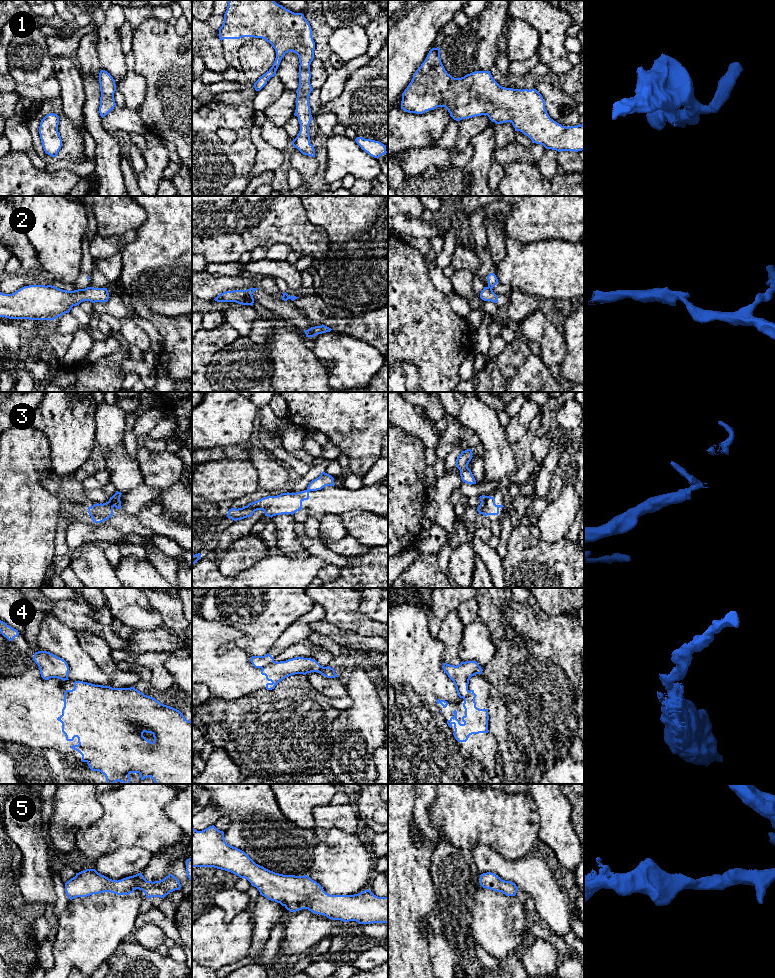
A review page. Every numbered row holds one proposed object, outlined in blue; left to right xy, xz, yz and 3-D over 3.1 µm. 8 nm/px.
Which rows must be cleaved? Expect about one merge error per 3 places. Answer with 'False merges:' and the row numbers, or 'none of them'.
False merges: 2, 3, 4

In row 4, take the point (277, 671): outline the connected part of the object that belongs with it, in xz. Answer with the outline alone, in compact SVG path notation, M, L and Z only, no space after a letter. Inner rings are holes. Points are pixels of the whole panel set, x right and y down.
M295 657L286 661L273 661L267 668L261 670L261 674L269 681L266 684L267 690L272 690L275 686L291 675L318 672L327 678L335 678L338 675L330 666L323 667L316 660L304 657Z

